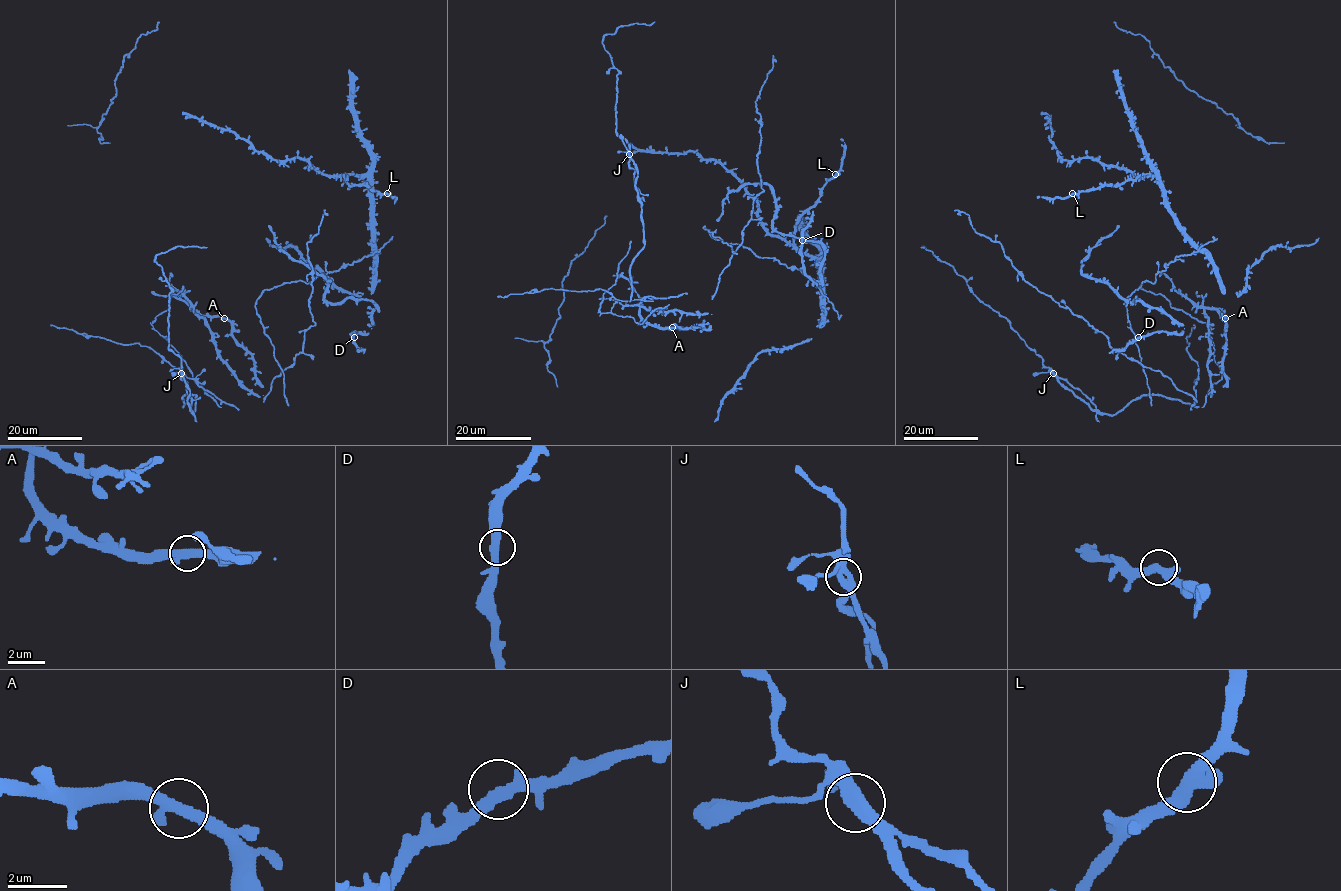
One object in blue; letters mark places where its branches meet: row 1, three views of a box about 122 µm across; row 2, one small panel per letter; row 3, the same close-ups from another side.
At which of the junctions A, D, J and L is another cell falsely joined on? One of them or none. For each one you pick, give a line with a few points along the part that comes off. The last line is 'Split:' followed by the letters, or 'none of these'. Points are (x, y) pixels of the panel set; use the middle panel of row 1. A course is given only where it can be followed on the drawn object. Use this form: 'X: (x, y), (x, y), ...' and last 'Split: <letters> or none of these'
Split: J

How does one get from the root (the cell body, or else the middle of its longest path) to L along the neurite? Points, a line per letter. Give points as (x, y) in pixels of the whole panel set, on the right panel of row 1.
L: (1140, 358), (1125, 300), (1177, 257), (1195, 254), (1195, 243), (1157, 177), (1072, 193)

